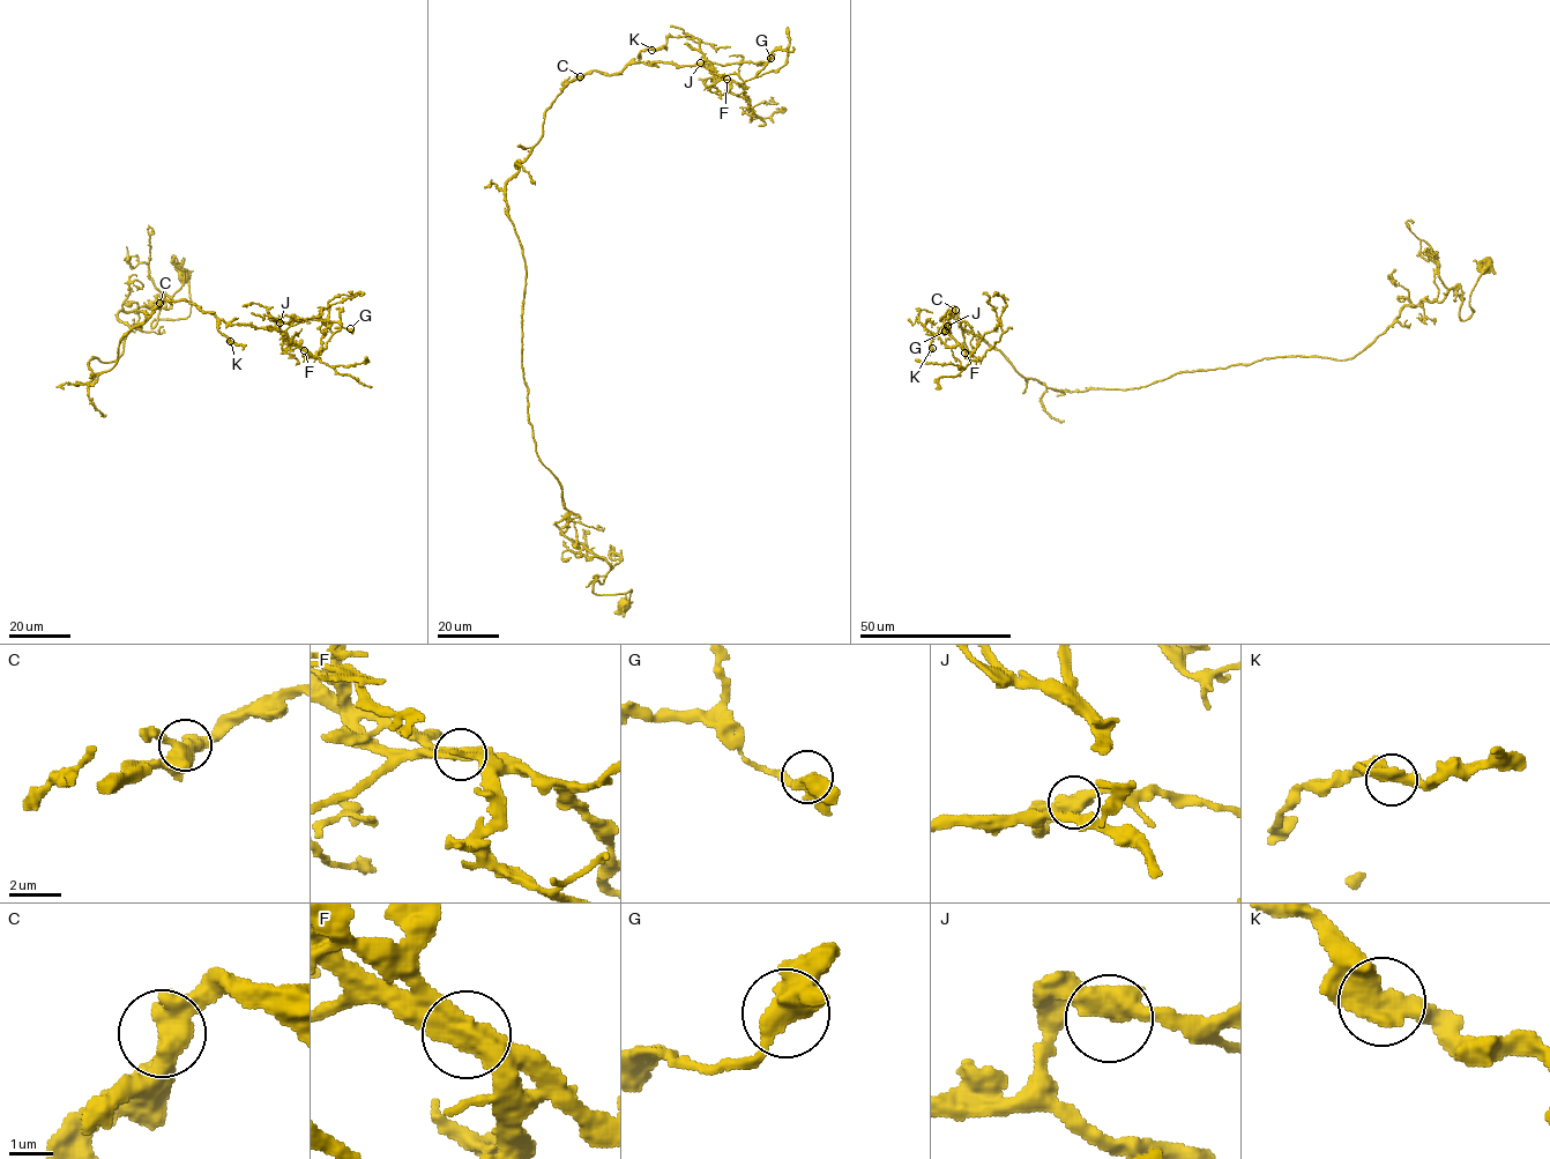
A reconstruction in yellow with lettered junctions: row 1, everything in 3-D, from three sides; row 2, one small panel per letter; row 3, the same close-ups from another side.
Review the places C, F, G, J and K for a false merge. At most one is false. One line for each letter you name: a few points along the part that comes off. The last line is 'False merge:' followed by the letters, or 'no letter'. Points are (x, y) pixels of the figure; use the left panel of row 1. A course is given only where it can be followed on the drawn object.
F: foreign part runs (304, 350), (306, 358), (326, 347), (333, 334), (320, 313), (329, 305), (351, 297), (350, 294)
False merge: F

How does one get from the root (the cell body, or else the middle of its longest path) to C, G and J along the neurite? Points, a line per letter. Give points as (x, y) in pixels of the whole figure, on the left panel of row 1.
C: (183, 275), (189, 314), (151, 327), (164, 294), (168, 309), (120, 311), (123, 351), (76, 385), (159, 303)
G: (183, 275), (189, 314), (151, 327), (164, 294), (120, 311), (123, 351), (76, 385), (163, 301), (350, 328)
J: (183, 275), (189, 314), (151, 327), (164, 294), (120, 311), (123, 351), (76, 385), (163, 301), (280, 322)

